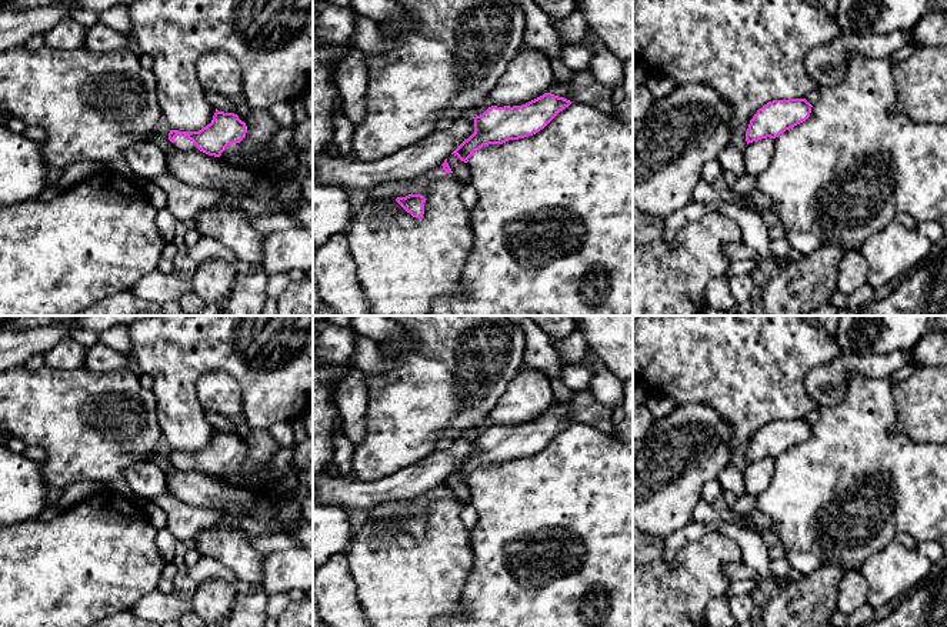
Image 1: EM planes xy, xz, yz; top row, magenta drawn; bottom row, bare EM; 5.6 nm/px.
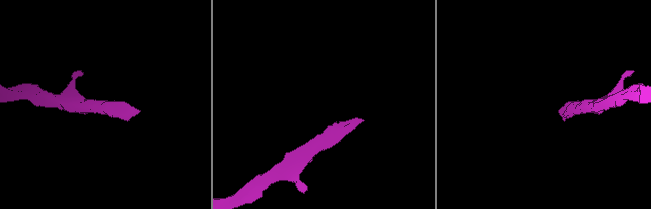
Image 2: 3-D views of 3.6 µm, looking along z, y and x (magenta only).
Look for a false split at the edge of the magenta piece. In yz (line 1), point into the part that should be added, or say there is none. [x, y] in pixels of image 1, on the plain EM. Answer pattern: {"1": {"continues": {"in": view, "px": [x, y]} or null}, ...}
{"1": {"continues": null}}

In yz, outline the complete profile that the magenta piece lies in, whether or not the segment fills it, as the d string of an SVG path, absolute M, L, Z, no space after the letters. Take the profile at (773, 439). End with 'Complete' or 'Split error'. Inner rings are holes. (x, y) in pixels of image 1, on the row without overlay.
M806 418L768 421L750 440L746 451L747 464L767 457L778 457L786 450L806 441L811 427Z. Complete

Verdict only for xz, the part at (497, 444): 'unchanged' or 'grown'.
grown

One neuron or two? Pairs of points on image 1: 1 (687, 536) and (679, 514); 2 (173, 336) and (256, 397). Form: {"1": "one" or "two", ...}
{"1": "two", "2": "one"}

